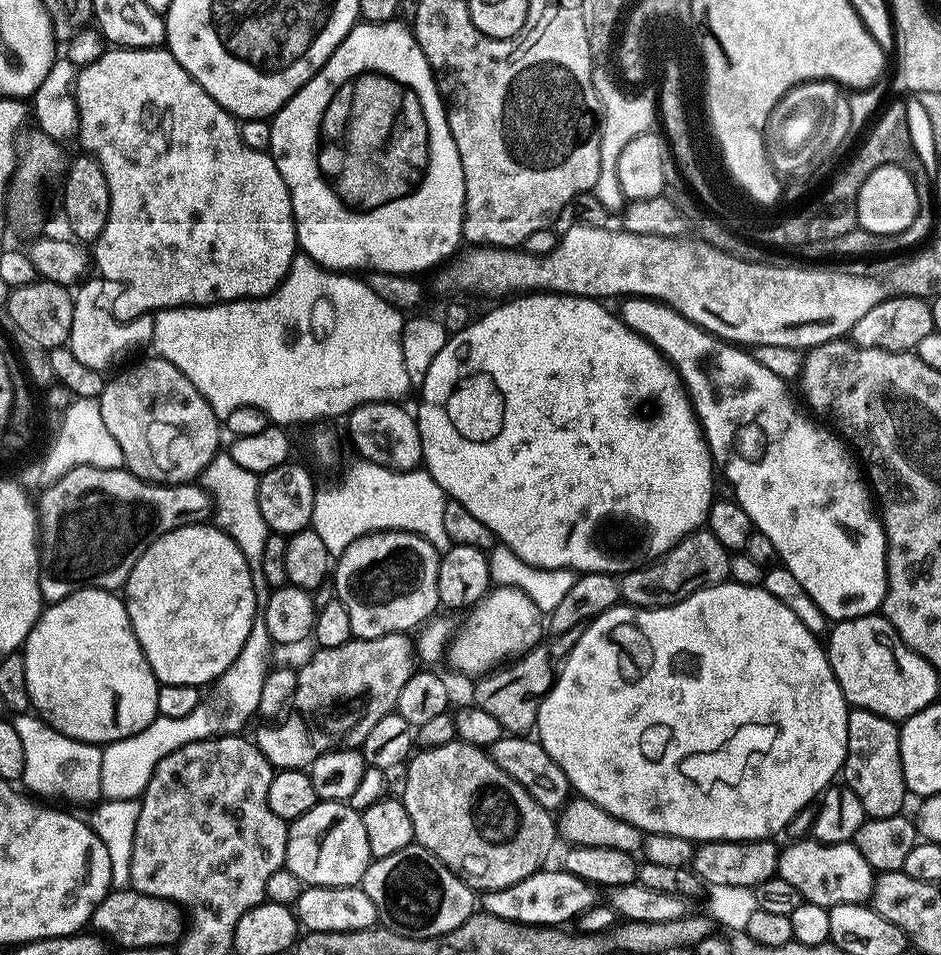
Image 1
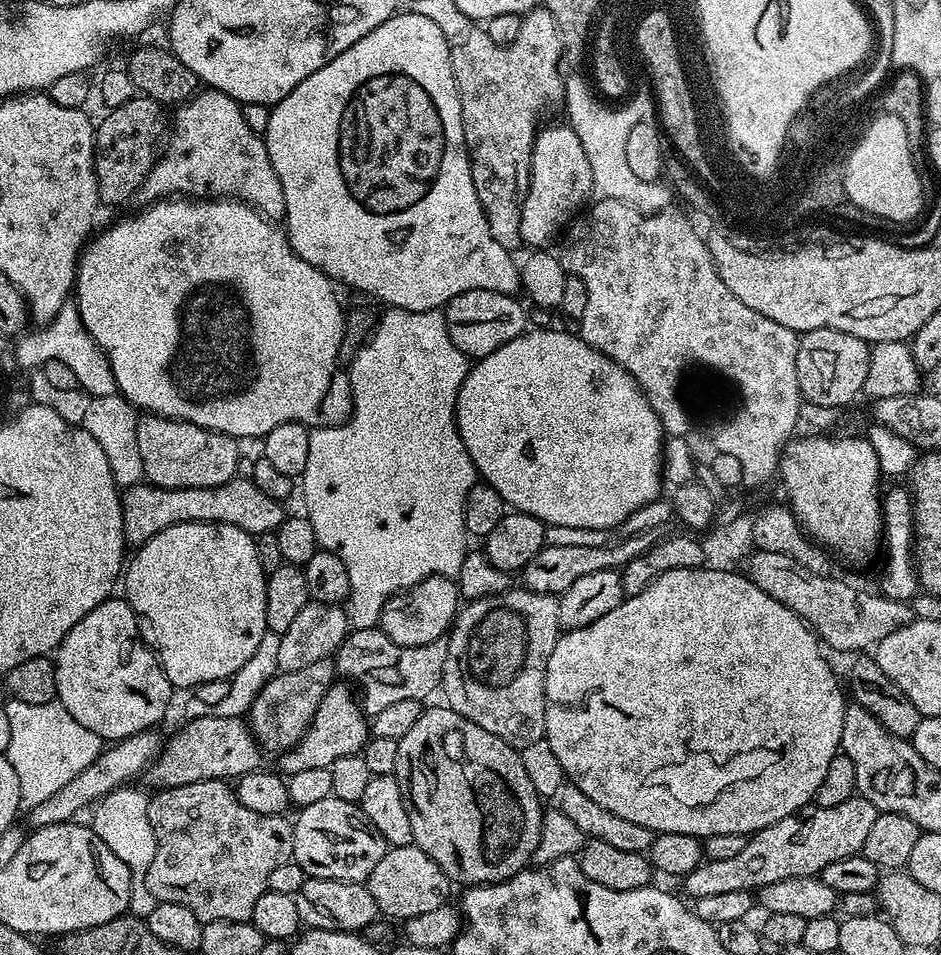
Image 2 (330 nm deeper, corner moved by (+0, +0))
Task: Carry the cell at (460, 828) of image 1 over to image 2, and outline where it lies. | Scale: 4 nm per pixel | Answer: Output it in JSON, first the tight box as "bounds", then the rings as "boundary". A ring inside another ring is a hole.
{"bounds":[394,706,545,886],"boundary":[[[447,706],[441,708],[429,707],[414,722],[414,727],[406,733],[403,738],[398,740],[398,762],[394,773],[397,782],[404,791],[404,800],[408,804],[408,813],[410,814],[410,827],[414,829],[412,839],[416,847],[421,848],[431,860],[438,862],[438,866],[446,875],[449,881],[460,883],[460,886],[471,886],[473,884],[497,884],[503,880],[508,880],[514,874],[523,872],[525,868],[533,863],[532,855],[538,846],[538,838],[542,834],[542,818],[545,809],[540,808],[542,797],[534,790],[530,778],[526,775],[526,770],[522,766],[522,758],[519,751],[512,745],[498,738],[498,734],[490,734],[490,730],[482,730],[474,722],[470,722],[462,714]]]}

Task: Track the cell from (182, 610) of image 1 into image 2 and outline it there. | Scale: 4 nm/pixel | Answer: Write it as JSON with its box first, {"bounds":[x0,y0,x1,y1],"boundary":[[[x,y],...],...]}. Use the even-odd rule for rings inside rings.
{"bounds":[122,524,269,690],"boundary":[[[175,524],[158,534],[154,534],[154,538],[139,545],[133,552],[136,553],[133,556],[131,553],[122,572],[122,588],[124,584],[122,596],[142,621],[143,639],[148,647],[155,652],[156,661],[162,666],[162,670],[173,689],[188,688],[188,690],[194,690],[202,682],[214,682],[214,678],[227,680],[238,670],[242,670],[242,666],[246,666],[250,654],[254,654],[254,650],[258,650],[258,642],[262,642],[264,635],[269,632],[266,622],[266,586],[268,582],[266,573],[262,570],[262,562],[258,562],[256,542],[251,534],[238,530],[238,526],[230,526],[229,524]]]}

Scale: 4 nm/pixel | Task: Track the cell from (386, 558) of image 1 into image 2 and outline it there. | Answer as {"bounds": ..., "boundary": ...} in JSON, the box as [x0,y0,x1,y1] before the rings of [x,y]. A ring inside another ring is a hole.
{"bounds":[378,576,461,646],"boundary":[[[431,576],[389,598],[384,604],[378,627],[398,646],[426,646],[441,639],[451,629],[461,604],[460,589],[453,577]]]}

